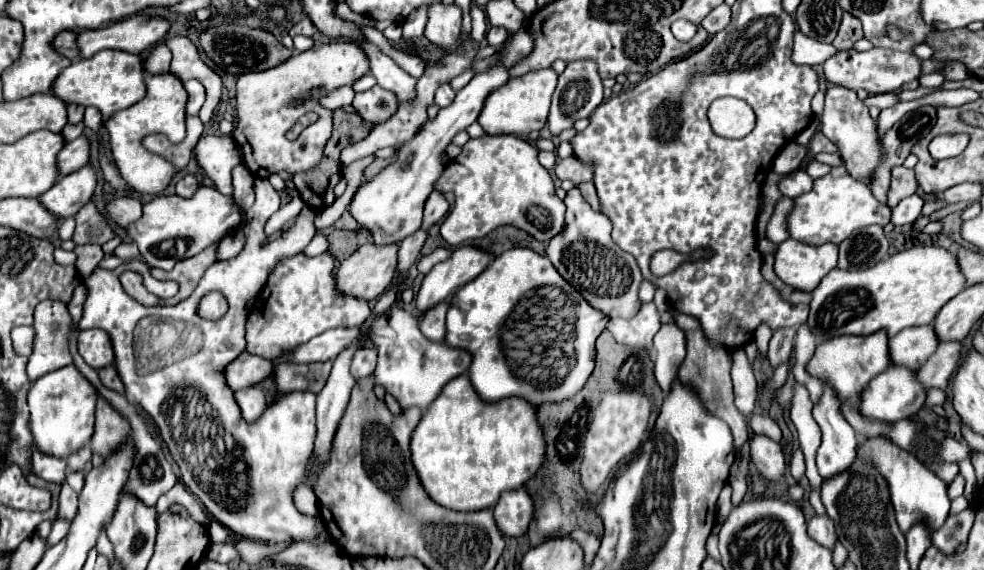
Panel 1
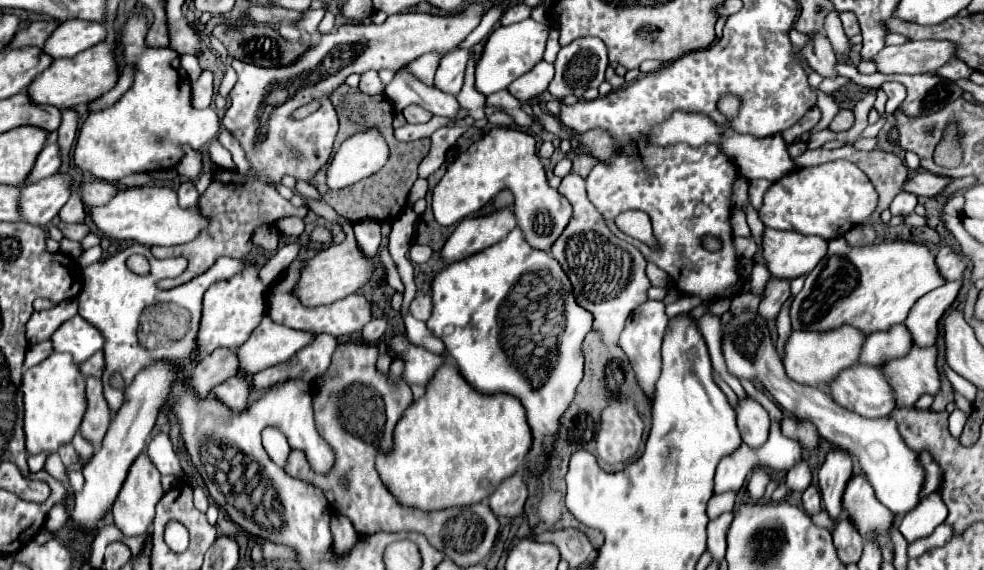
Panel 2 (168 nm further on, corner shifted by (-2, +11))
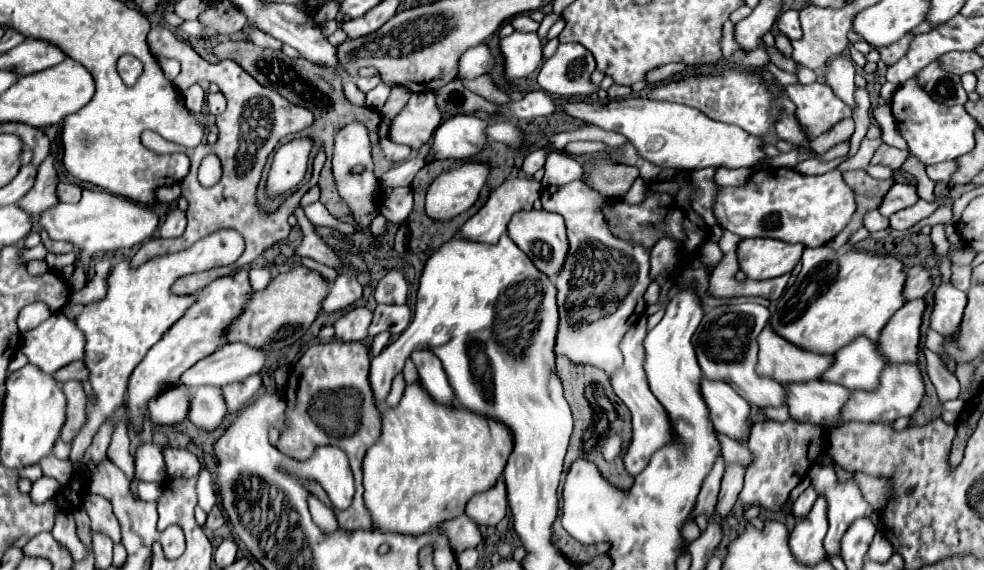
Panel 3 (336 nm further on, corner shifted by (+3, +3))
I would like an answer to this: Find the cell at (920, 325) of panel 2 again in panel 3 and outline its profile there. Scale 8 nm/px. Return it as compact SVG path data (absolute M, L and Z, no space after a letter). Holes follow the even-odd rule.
M916 298L904 304L892 320L884 326L878 340L878 348L886 362L916 362L918 342L920 342L920 324L926 310L926 300Z

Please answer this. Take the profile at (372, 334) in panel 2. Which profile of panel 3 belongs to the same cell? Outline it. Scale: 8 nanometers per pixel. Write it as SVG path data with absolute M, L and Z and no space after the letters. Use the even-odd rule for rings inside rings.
M378 304L374 310L374 320L368 328L368 340L372 340L376 334L390 330L392 334L402 334L408 324L412 320L412 310L404 304L404 306L386 306L386 304Z

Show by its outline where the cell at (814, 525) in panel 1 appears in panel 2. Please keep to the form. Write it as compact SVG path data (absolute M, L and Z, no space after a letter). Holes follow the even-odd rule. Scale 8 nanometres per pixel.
M809 486L805 492L803 492L803 508L807 514L815 514L821 510L821 496L819 496L819 490L815 486Z

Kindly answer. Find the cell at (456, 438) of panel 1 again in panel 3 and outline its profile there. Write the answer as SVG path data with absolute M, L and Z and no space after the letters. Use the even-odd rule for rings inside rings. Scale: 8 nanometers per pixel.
M420 384L406 386L406 392L396 408L384 412L384 432L380 440L368 448L364 456L364 502L382 532L424 534L436 524L464 514L472 496L486 492L496 484L512 454L512 430L484 414L468 412L460 404L438 404Z

